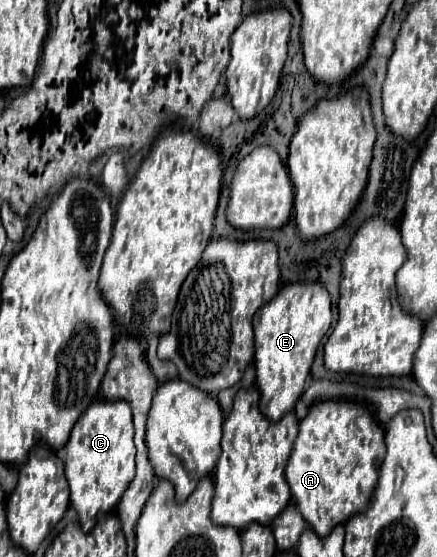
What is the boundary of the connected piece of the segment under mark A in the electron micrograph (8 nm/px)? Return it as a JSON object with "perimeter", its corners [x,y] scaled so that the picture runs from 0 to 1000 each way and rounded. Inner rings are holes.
{"perimeter":[[[789,718],[728,722],[709,732],[700,750],[686,758],[686,779],[654,833],[650,855],[664,873],[668,894],[682,905],[682,916],[691,916],[691,926],[714,952],[723,952],[741,966],[764,944],[801,934],[810,923],[824,923],[828,916],[838,916],[838,908],[847,908],[879,815],[879,772],[838,732]]]}

